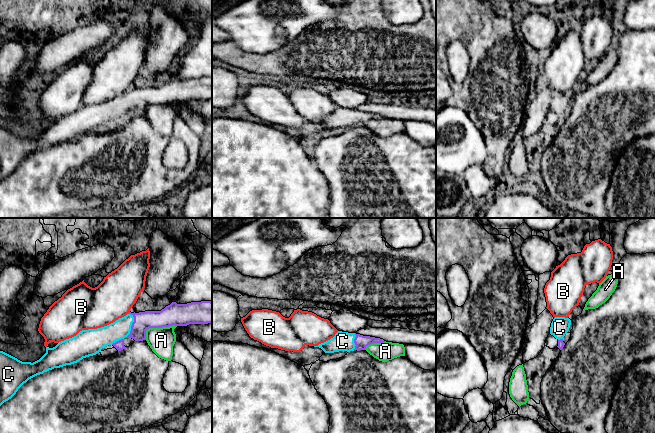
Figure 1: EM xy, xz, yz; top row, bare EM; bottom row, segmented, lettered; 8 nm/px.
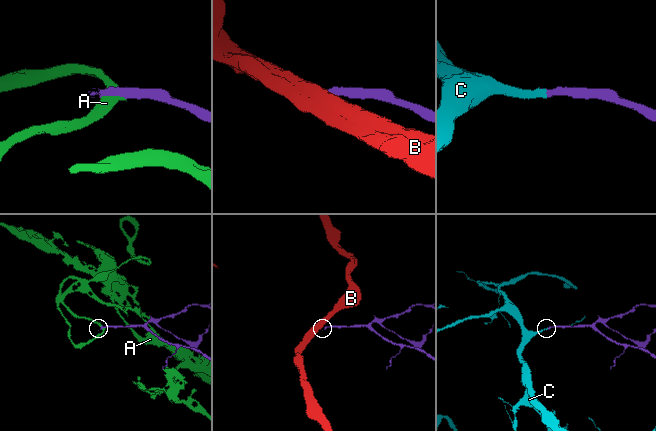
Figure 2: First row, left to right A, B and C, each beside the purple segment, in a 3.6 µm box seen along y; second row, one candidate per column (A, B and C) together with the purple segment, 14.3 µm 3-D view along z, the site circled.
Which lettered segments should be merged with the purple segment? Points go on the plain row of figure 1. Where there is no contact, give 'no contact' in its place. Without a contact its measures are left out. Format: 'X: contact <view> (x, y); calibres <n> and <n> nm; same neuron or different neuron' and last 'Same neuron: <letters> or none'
A: contact xy (156, 103); calibres 180 and 200 nm; different neuron
B: no contact; different neuron
C: contact xy (130, 109); calibres 140 and 160 nm; same neuron
Same neuron: C

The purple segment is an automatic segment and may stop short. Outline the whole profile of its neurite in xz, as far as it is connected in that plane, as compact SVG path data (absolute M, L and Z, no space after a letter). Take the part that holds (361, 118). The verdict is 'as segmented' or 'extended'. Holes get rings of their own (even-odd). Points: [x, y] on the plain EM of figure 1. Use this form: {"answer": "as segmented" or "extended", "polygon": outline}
{"answer": "extended", "polygon": "M338 107L333 114L314 123L321 124L325 129L334 129L339 127L350 128L354 126L365 126L370 120L383 118L386 117L380 114Z"}

